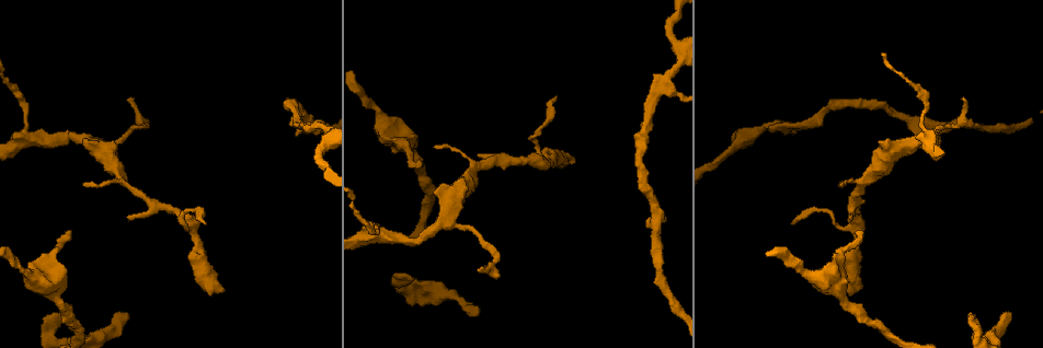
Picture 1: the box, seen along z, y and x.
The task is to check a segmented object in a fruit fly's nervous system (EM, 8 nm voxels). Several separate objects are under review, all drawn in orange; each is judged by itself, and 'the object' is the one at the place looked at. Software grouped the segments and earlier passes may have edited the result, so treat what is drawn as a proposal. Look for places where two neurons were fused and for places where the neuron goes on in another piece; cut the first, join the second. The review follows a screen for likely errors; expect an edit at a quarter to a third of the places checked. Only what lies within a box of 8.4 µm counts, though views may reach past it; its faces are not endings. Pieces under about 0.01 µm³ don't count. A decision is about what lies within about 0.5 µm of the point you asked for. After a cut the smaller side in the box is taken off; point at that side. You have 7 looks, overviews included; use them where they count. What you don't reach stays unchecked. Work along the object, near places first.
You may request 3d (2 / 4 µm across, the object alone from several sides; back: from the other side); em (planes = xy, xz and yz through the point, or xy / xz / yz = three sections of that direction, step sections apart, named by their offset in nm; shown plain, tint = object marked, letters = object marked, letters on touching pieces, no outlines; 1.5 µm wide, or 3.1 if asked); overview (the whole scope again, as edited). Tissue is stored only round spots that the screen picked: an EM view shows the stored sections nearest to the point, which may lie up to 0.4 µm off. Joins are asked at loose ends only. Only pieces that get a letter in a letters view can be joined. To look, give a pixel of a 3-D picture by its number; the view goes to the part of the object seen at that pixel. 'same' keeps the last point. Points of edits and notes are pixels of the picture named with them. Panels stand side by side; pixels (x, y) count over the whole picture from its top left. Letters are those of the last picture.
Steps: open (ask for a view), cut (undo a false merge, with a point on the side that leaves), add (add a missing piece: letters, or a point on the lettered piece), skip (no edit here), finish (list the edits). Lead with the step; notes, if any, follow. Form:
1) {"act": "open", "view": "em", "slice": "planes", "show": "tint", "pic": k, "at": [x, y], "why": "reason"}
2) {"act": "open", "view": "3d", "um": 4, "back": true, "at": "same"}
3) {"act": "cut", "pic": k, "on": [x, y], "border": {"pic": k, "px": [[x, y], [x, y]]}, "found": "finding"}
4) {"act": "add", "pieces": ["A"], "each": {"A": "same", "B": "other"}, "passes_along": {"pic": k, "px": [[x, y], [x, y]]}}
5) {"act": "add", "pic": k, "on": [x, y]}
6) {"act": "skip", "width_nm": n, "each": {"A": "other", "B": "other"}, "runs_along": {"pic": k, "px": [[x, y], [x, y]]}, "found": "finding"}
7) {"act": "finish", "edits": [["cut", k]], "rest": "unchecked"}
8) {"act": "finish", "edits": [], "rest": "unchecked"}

{"act": "open", "view": "3d", "um": 4, "pic": 1, "at": [315, 124], "why": "sharp bend"}

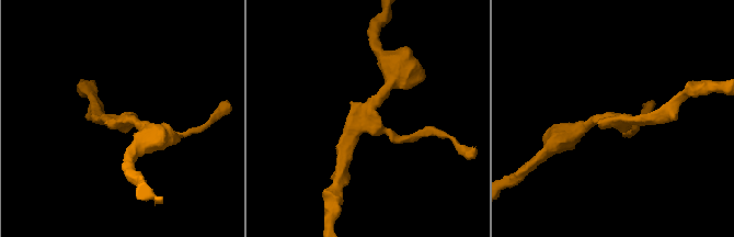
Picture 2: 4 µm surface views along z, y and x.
{"act": "open", "view": "em", "slice": "planes", "show": "tint", "pic": 2, "at": [368, 122], "why": "now the EM"}

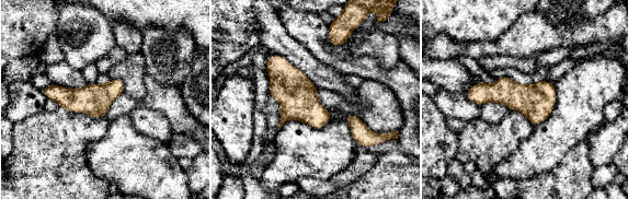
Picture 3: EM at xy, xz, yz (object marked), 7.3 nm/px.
{"act": "open", "view": "em", "slice": "planes", "show": "letters", "at": "same", "why": "see the neighbours"}

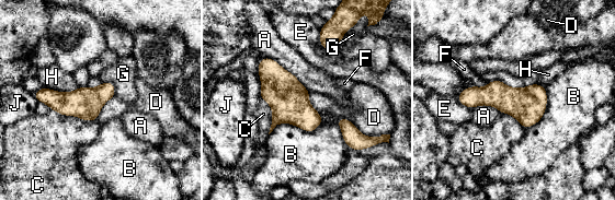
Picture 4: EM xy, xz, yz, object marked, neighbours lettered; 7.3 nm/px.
{"act": "skip", "each": {"A": "other", "B": "other", "C": "other", "D": "other", "E": "other", "F": "other", "G": "other", "H": "other", "J": "other"}, "border": {"pic": 4, "px": [[50, 108], [63, 115], [97, 120]]}, "found": "continuous, no second neuron"}

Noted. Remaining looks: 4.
{"act": "open", "view": "em", "slice": "planes", "show": "plain", "pic": 1, "at": [1009, 315], "why": "branch stops here"}

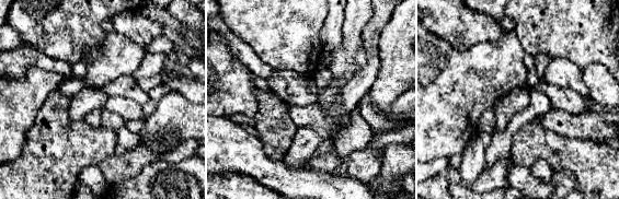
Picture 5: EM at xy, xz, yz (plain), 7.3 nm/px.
{"act": "open", "view": "em", "slice": "planes", "show": "letters", "at": "same", "why": "what lies round it"}

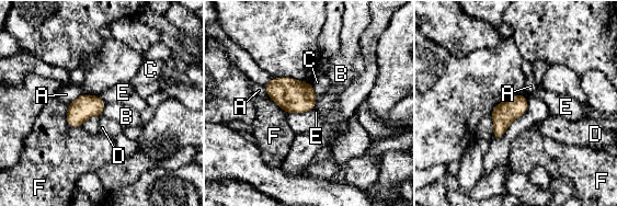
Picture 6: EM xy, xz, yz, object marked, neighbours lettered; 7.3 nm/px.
{"act": "skip", "each": {"A": "other", "B": "other", "C": "other", "D": "other", "E": "other", "F": "other"}, "border": {"pic": 6, "px": [[84, 93], [67, 103]]}, "found": "none of them fits"}

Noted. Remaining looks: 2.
{"act": "finish", "edits": [], "rest": "unchecked"}

